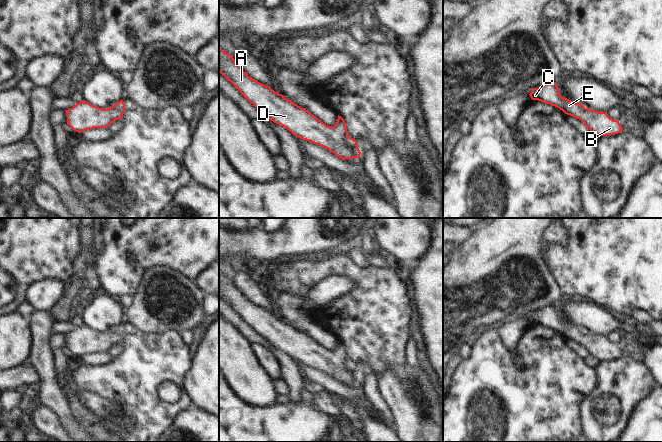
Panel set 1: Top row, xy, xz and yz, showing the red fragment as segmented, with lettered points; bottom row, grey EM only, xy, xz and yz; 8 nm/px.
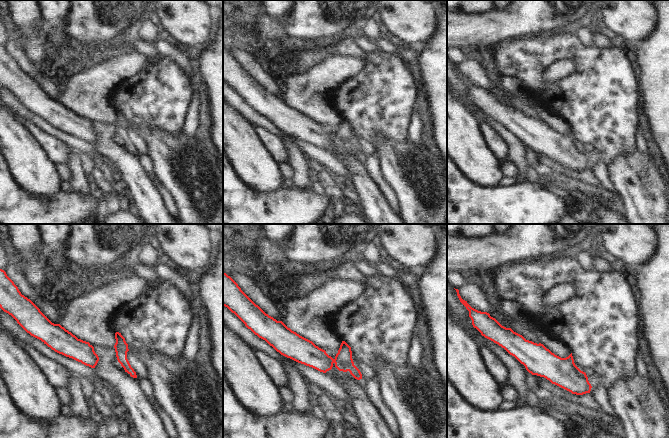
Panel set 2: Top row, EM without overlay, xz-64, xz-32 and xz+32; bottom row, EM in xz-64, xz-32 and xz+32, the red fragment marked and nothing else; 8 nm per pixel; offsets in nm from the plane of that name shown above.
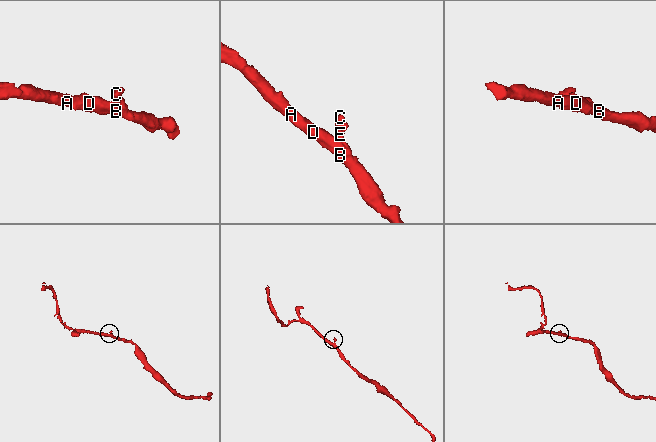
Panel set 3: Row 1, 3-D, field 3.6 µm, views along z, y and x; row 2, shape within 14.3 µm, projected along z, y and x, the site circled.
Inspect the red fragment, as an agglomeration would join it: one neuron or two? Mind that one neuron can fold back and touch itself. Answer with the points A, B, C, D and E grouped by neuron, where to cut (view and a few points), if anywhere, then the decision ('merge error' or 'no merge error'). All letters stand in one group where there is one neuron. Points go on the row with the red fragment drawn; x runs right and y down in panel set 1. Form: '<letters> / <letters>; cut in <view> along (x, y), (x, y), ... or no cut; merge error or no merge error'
A B C D E; no cut; no merge error

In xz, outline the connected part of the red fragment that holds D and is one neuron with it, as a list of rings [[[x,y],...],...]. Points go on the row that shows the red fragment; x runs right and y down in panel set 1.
[[[220,48],[219,72],[240,91],[244,98],[271,121],[287,128],[296,137],[320,145],[342,160],[360,158],[361,152],[358,148],[358,143],[348,136],[346,122],[341,116],[338,115],[337,122],[333,127],[326,125],[305,108],[301,108],[291,100],[286,99],[282,94],[272,90],[270,86],[266,86],[250,77],[235,62],[233,55],[224,52]]]

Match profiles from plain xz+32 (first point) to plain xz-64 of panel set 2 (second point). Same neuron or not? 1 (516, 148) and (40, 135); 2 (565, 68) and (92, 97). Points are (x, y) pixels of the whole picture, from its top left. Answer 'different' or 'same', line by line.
1: different
2: same

